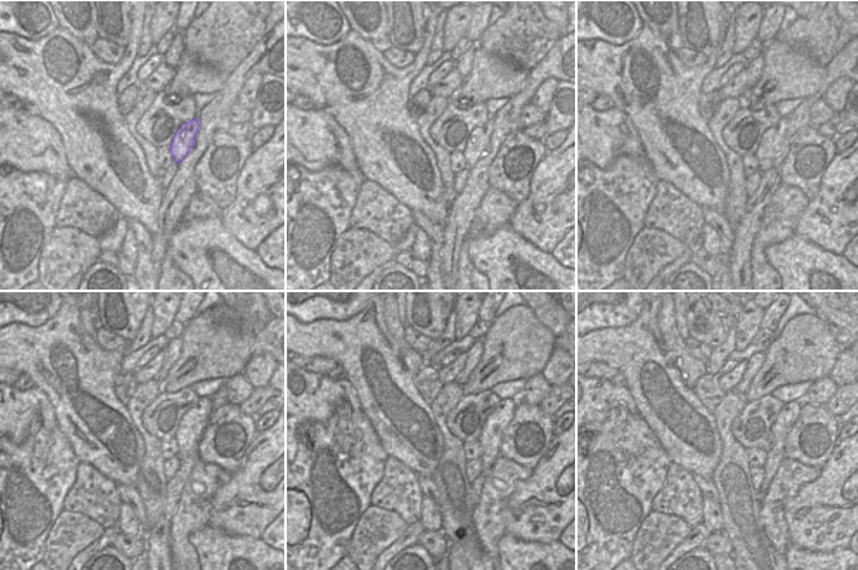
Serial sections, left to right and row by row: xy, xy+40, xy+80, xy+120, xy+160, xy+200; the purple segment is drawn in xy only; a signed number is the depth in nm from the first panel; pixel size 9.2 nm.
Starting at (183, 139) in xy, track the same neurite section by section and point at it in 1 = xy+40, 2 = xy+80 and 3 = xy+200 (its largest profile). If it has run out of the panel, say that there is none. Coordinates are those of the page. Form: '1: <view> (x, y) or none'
1: xy+40 (478, 143)
2: xy+80 (770, 143)
3: xy+200 (800, 413)

